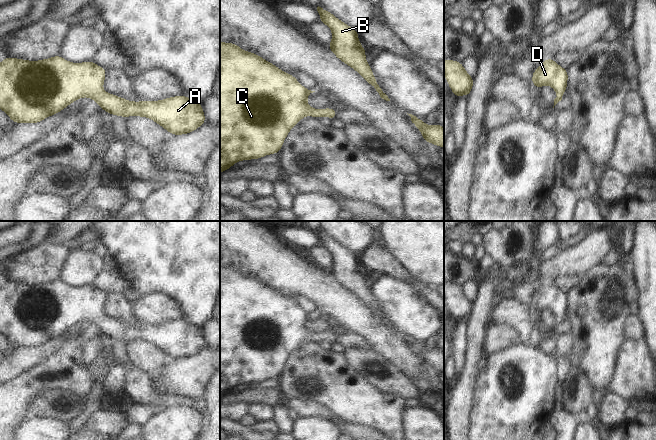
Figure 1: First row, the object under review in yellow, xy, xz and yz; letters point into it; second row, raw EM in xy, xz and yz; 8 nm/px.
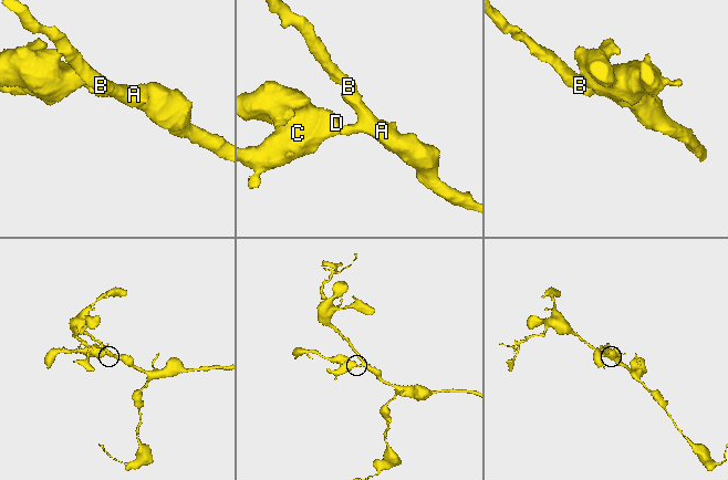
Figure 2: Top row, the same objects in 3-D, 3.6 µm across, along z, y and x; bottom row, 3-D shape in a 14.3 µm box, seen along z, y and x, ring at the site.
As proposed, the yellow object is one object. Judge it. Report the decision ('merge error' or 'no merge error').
no merge error

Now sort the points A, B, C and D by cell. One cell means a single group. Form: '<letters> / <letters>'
A B C D

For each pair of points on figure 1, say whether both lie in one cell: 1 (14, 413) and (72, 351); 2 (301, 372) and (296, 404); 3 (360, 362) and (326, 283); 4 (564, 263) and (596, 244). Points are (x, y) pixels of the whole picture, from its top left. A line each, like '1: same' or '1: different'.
1: same
2: different
3: different
4: same

